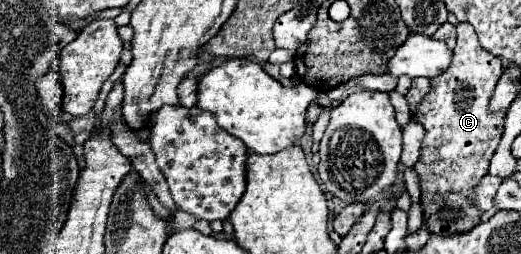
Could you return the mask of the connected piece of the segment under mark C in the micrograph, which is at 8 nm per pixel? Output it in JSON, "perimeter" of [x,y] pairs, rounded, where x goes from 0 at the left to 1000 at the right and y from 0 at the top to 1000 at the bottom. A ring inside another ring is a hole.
{"perimeter":[[[881,87],[869,244],[854,291],[827,307],[827,354],[797,449],[797,472],[820,512],[797,669],[808,709],[816,890],[831,921],[885,921],[919,882],[923,835],[904,811],[896,764],[935,685],[939,622],[946,614],[965,520],[969,441],[942,449],[935,433],[939,386],[962,291],[962,236],[923,189],[900,87]]]}

